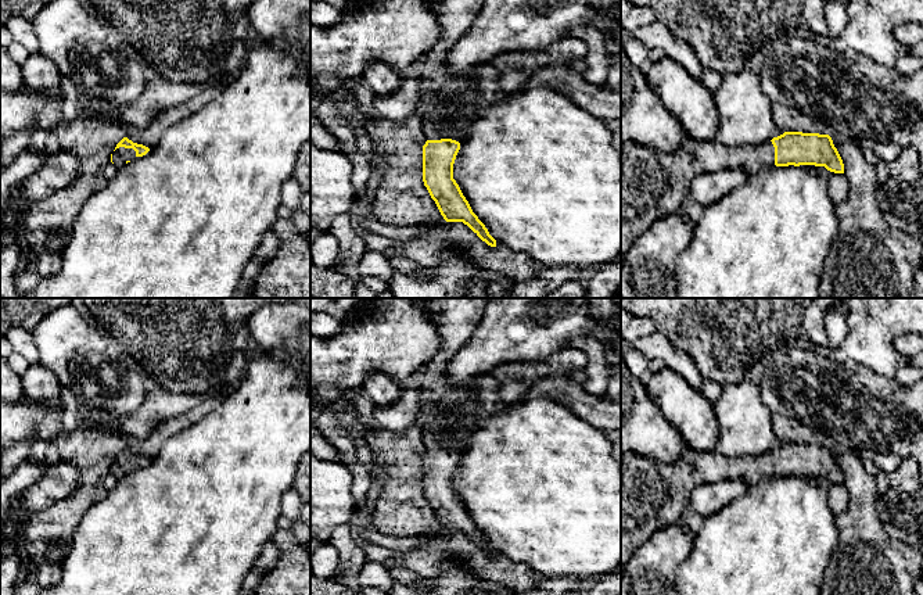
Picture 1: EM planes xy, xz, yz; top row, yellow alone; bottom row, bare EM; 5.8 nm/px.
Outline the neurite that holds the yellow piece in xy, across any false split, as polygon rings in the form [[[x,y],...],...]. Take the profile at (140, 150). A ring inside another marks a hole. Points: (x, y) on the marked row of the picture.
[[[123,137],[115,147],[111,154],[111,162],[116,168],[122,168],[125,164],[136,159],[137,157],[143,157],[150,151],[148,147],[143,144],[133,143],[128,137]]]

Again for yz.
[[[784,132],[755,146],[686,139],[675,153],[621,141],[621,266],[643,232],[679,209],[693,176],[723,168],[741,168],[754,173],[771,165],[815,165],[844,173],[843,159],[829,135]]]

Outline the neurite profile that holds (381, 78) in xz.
[[[373,61],[363,72],[362,78],[376,94],[391,94],[396,92],[402,83],[398,71],[380,61]]]

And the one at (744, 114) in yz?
[[[747,69],[723,74],[714,100],[718,111],[715,141],[755,146],[773,139],[773,104],[765,96],[757,74]]]

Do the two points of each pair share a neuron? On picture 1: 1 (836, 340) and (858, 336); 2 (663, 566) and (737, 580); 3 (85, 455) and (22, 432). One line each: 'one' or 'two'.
1: two
2: two
3: two

